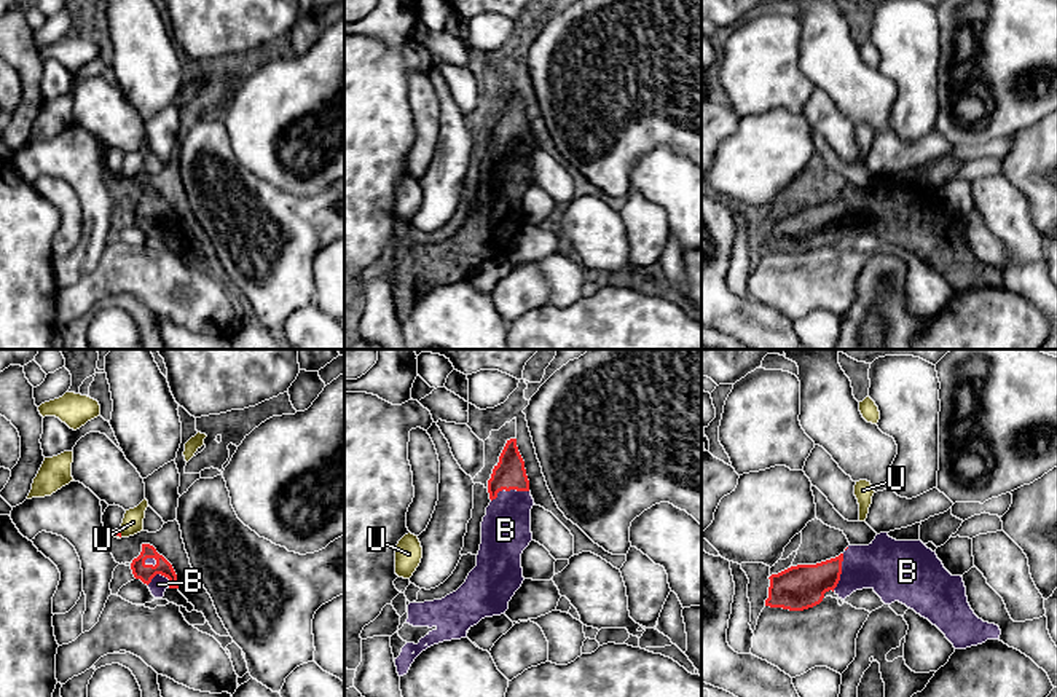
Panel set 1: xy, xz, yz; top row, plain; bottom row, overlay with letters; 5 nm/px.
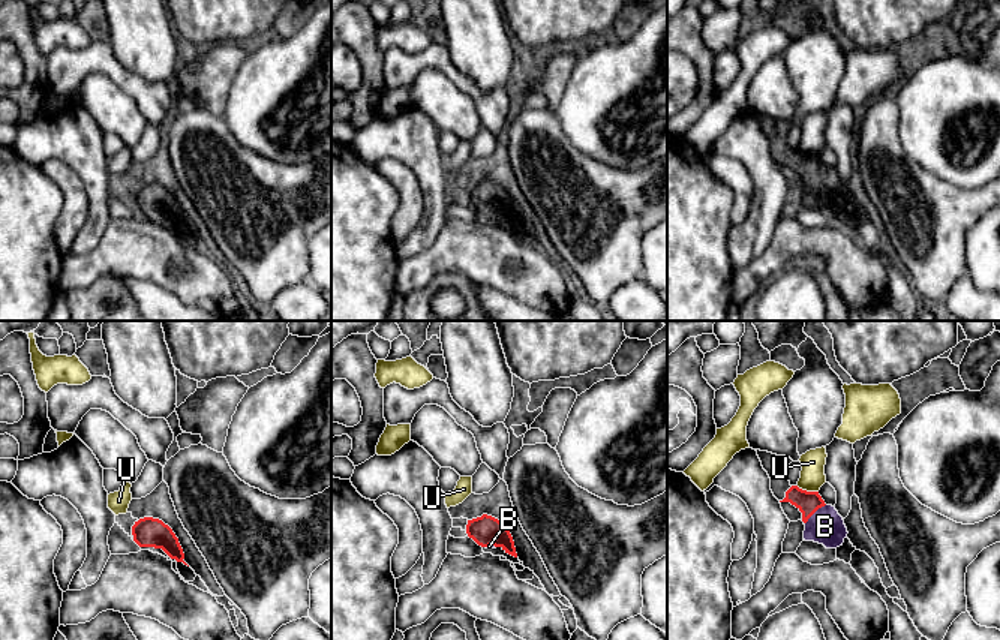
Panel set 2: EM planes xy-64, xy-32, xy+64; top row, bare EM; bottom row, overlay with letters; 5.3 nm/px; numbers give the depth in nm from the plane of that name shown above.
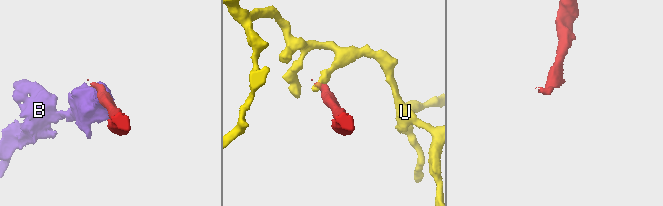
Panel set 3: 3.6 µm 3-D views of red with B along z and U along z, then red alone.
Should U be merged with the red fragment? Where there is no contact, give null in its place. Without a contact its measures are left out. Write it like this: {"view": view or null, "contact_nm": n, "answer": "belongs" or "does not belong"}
{"view": "xy", "contact_nm": 60, "answer": "does not belong"}

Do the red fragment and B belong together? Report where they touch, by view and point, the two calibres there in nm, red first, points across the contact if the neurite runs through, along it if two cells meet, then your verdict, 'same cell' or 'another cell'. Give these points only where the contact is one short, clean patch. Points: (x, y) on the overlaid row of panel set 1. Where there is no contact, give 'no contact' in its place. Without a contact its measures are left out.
xz (509, 490) | 160/260 nm | across xz (509, 474), (509, 490), (506, 530) | same cell

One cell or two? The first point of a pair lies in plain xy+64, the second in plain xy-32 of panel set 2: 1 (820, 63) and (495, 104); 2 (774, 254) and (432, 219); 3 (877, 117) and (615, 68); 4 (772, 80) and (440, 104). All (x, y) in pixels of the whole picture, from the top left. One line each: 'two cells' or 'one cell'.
1: two cells
2: two cells
3: two cells
4: one cell

